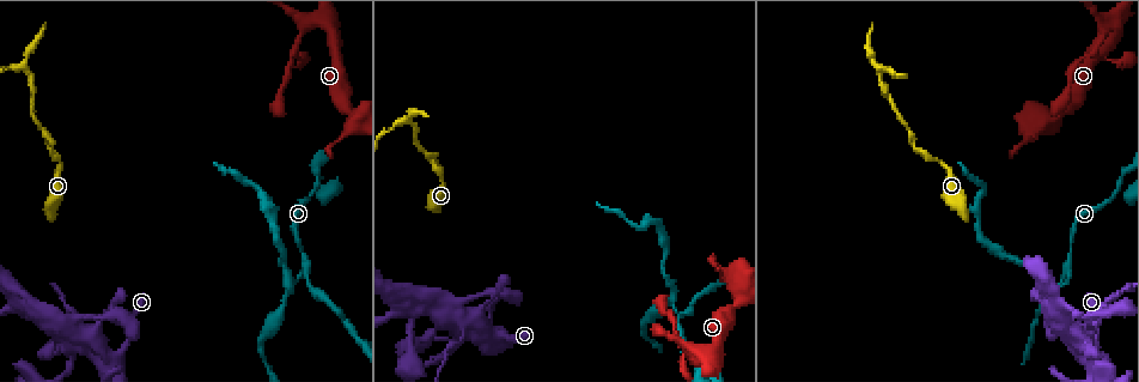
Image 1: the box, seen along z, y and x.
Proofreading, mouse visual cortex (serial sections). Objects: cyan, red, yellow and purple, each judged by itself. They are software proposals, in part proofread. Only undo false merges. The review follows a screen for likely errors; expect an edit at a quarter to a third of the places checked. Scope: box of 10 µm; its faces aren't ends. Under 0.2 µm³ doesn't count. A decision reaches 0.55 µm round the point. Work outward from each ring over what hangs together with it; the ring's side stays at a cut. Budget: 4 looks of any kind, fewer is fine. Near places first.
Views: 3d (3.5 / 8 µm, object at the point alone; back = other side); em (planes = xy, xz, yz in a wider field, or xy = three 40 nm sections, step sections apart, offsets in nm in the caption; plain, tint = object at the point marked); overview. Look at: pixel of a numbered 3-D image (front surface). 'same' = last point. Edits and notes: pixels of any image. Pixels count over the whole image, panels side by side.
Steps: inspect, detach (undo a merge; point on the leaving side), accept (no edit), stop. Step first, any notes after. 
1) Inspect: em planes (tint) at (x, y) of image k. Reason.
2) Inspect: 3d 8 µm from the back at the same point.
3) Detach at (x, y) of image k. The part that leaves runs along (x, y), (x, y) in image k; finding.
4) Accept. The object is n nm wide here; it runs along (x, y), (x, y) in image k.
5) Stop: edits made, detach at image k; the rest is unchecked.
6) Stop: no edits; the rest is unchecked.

Inspect: 3d 3.5 µm at (879, 67) of image 1.

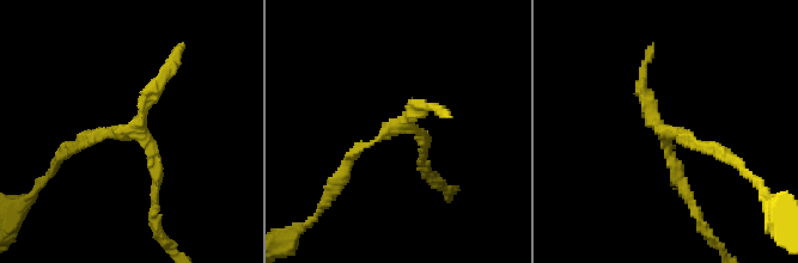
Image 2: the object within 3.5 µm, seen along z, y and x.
Inspect: em xy step 2 (tint) at (664, 127) of image 2.

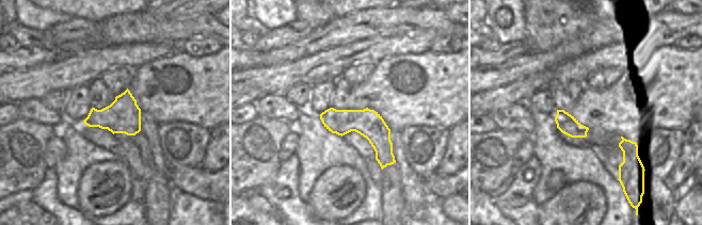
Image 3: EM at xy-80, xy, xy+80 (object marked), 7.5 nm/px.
Accept. It runs along (322, 116), (359, 121), (391, 161) in image 3; continuous, no second cell.

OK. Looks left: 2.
Inspect: 3d 3.5 µm at (469, 327) of image 1. Looks like a crossing.

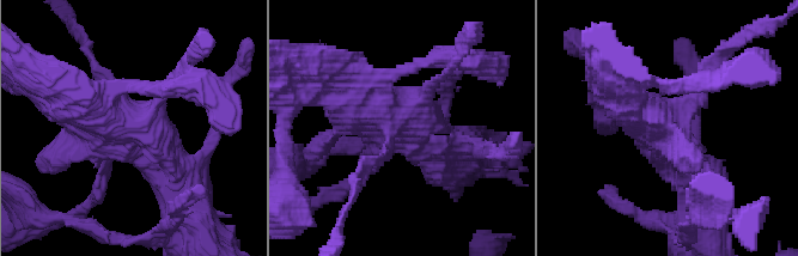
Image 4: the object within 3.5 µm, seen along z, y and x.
Inspect: em xy step 1 (tint) at (401, 131) of image 4.

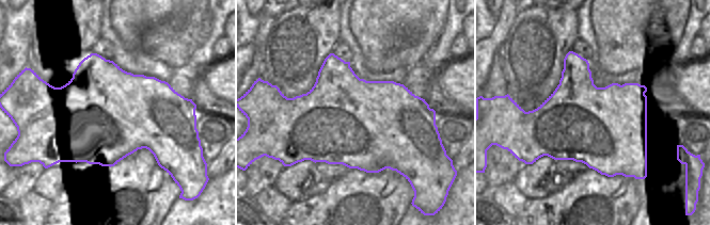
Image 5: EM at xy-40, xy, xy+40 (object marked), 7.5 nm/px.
Accept. All the same cell.

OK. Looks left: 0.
Stop: no edits; the rest is unchecked.

